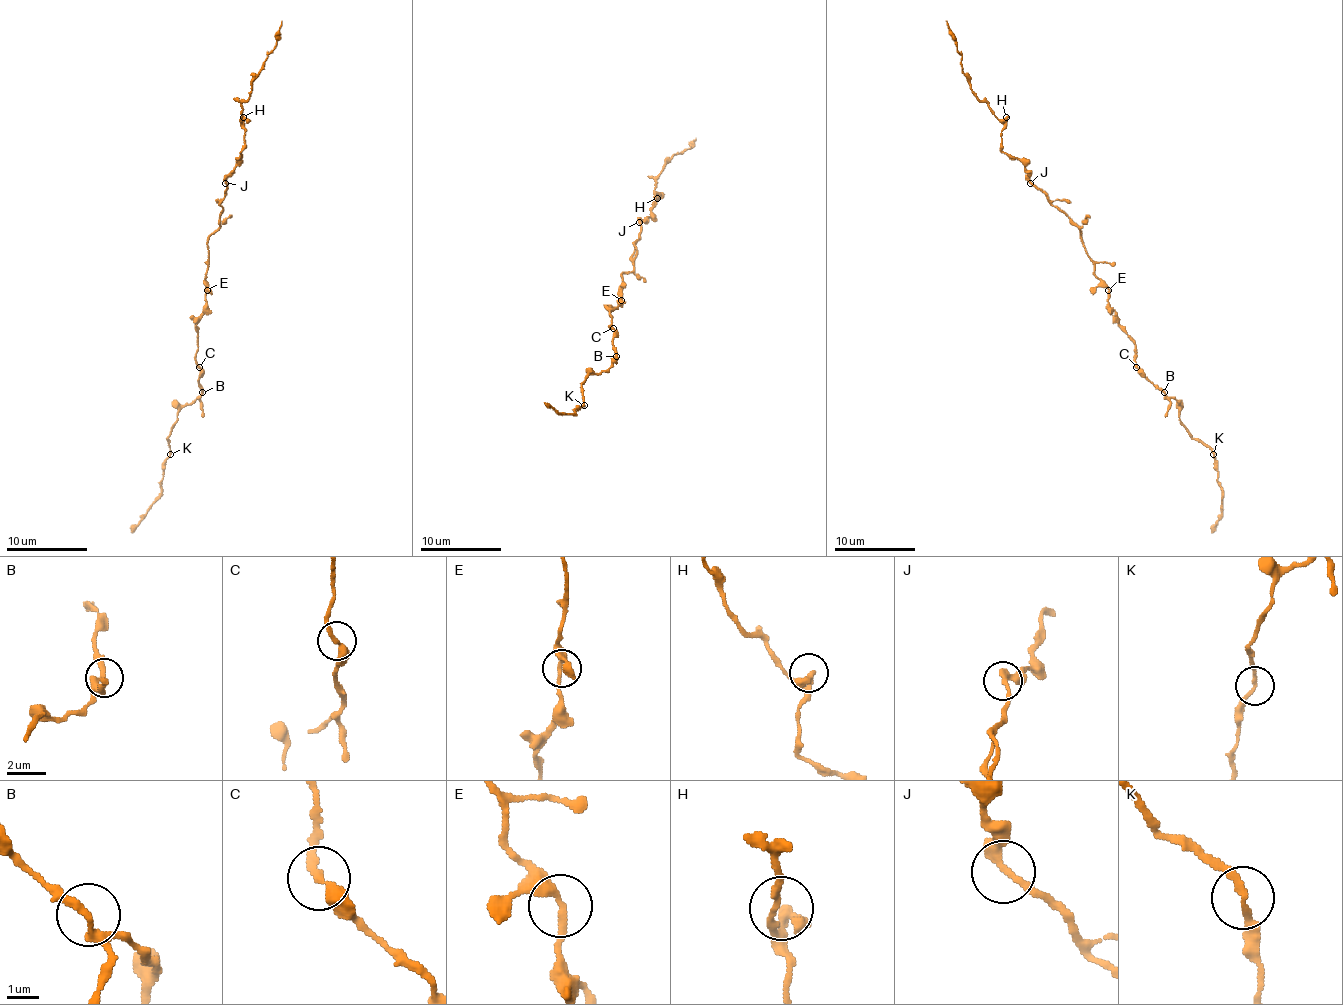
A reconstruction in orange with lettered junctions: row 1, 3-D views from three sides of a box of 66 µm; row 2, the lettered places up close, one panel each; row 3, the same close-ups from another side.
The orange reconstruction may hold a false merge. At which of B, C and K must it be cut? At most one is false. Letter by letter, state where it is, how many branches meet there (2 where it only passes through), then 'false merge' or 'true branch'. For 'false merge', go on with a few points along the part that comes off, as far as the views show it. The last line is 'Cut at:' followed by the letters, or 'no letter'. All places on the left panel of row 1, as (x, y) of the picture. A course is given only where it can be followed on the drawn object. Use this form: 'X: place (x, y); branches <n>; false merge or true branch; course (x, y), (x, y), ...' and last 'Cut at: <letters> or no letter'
B: place (202, 392); branches 2; true branch
C: place (199, 367); branches 2; true branch
K: place (170, 454); branches 2; true branch
Cut at: no letter

